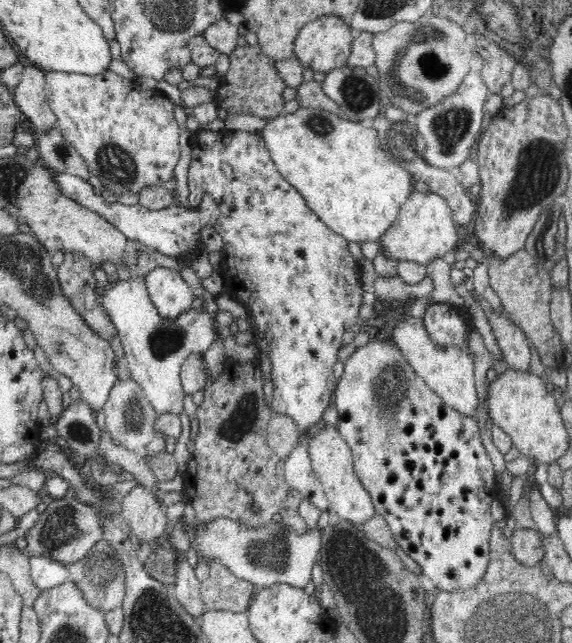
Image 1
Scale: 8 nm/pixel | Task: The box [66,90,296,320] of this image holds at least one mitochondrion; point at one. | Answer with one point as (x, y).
(117, 166)

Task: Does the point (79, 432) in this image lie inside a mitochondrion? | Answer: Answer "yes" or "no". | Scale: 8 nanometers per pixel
yes

